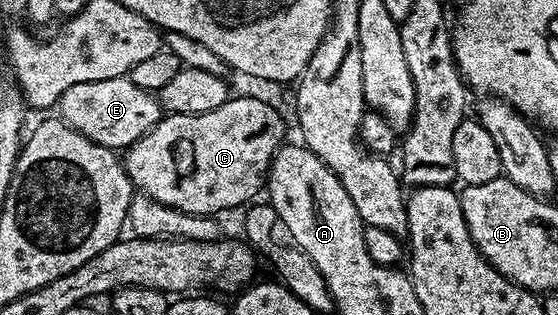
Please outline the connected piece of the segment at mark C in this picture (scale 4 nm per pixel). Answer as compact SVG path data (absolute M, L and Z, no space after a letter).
M246 96L232 97L209 113L167 114L153 129L144 133L144 137L125 148L124 162L130 182L141 194L186 214L214 217L218 215L217 211L245 208L259 198L258 190L263 190L274 154L287 142L286 123L282 115L281 110L266 101Z

